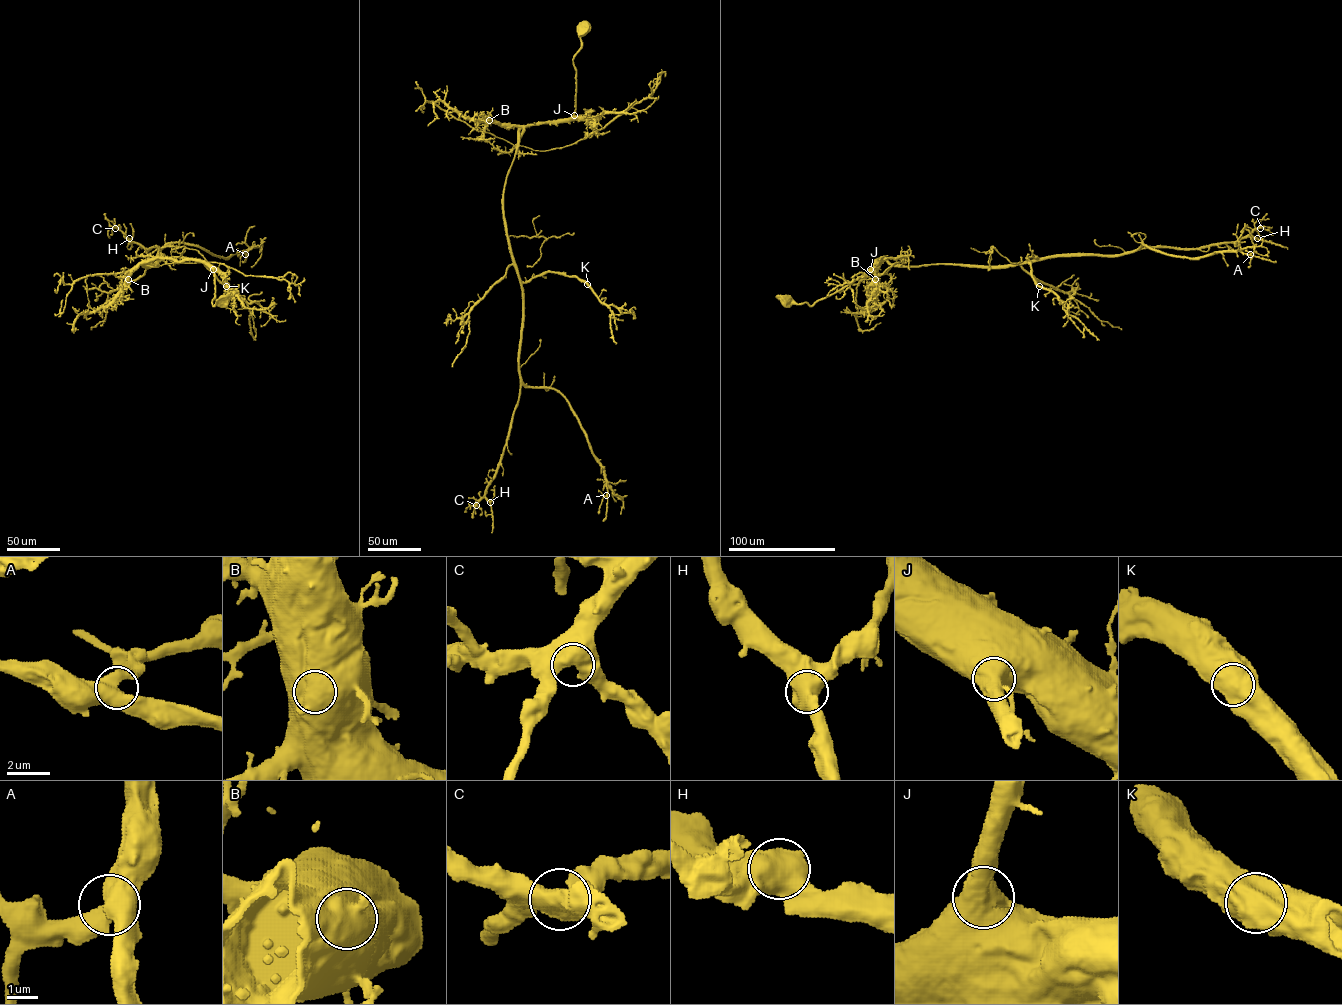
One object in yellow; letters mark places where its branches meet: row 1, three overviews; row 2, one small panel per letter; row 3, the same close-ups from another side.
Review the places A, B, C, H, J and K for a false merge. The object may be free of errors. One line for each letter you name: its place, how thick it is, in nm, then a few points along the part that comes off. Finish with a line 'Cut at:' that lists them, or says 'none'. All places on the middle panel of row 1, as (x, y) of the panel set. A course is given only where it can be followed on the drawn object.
Cut at: none

